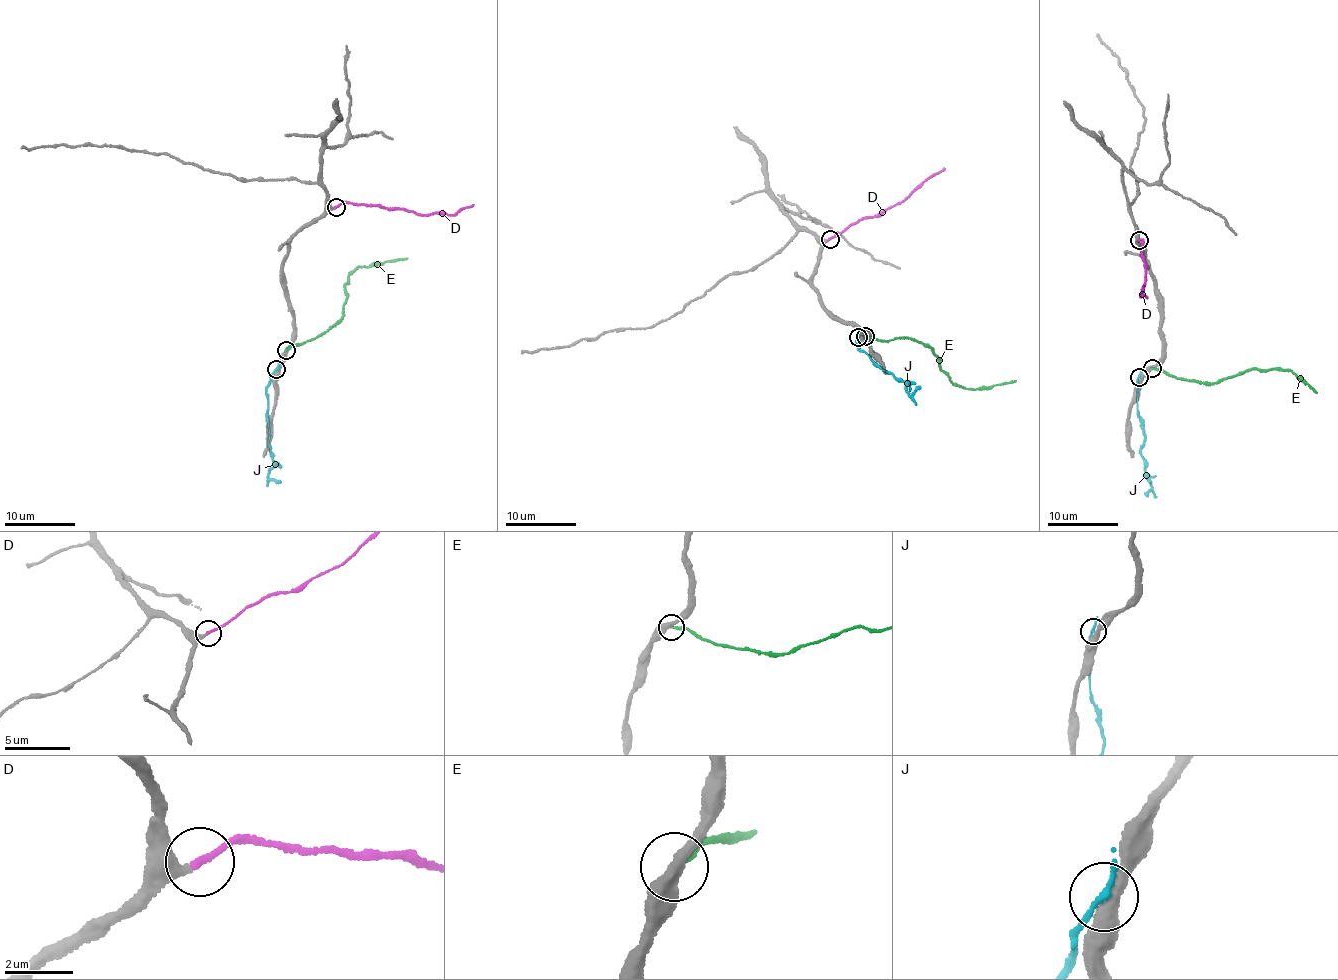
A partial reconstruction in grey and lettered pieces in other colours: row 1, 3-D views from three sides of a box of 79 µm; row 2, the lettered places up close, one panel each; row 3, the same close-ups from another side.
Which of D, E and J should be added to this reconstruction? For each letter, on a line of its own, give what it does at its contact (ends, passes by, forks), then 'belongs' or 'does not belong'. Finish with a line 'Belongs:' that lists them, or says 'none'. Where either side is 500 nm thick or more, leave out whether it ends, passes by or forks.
D: it ends; belongs
E: it ends; does not belong
J: it ends; does not belong
Belongs: D

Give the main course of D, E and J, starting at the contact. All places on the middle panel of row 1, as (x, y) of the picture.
D: (829, 238), (839, 235), (858, 220), (882, 214), (944, 168)
E: (865, 336), (883, 341), (908, 337), (926, 344), (938, 358), (940, 369), (960, 386), (972, 389), (1015, 381)
J: (859, 337), (858, 349), (907, 385), (911, 396), (920, 386)

